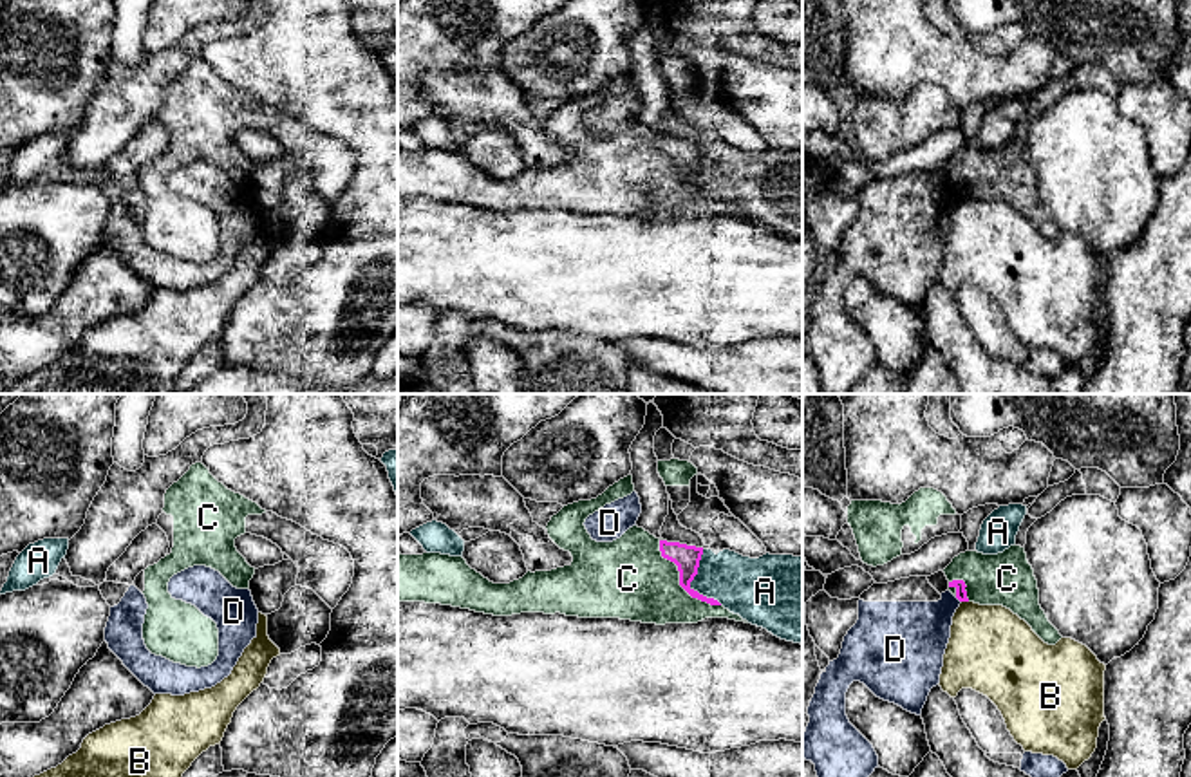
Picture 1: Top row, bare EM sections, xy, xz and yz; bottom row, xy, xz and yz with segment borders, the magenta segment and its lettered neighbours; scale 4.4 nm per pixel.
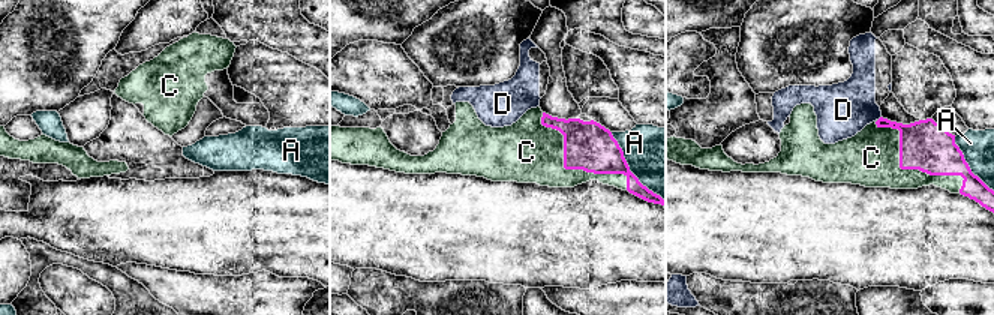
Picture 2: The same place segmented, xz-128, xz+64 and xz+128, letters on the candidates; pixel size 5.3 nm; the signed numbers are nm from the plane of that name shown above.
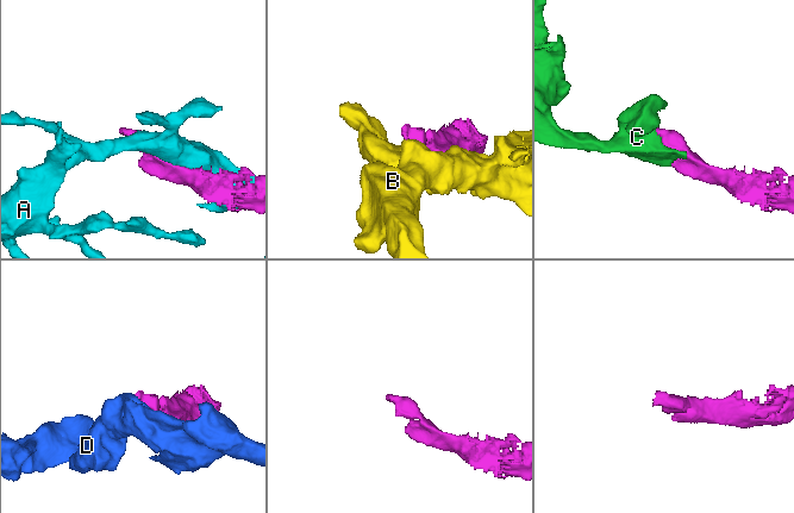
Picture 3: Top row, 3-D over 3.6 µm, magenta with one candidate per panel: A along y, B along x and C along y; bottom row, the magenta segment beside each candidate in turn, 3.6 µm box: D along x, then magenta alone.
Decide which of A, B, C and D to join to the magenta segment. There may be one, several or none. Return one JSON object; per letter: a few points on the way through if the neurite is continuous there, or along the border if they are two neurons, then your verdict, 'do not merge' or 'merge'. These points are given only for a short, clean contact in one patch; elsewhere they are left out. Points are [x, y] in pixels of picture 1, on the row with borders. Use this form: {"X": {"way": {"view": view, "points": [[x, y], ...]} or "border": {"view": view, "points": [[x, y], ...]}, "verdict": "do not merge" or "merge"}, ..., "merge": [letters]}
{"A": {"verdict": "do not merge"}, "B": {"verdict": "do not merge"}, "C": {"verdict": "merge"}, "D": {"verdict": "do not merge"}, "merge": ["C"]}

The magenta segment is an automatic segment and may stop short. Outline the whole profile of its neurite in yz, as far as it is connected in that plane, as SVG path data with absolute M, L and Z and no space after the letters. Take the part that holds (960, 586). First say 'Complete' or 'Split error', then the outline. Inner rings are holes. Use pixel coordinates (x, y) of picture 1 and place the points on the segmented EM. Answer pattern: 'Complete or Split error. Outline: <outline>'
Split error. Outline: M1014 544L998 555L965 551L954 557L943 573L949 591L960 602L1003 605L1025 620L1048 645L1063 638L1039 605L1037 580L1025 548Z

